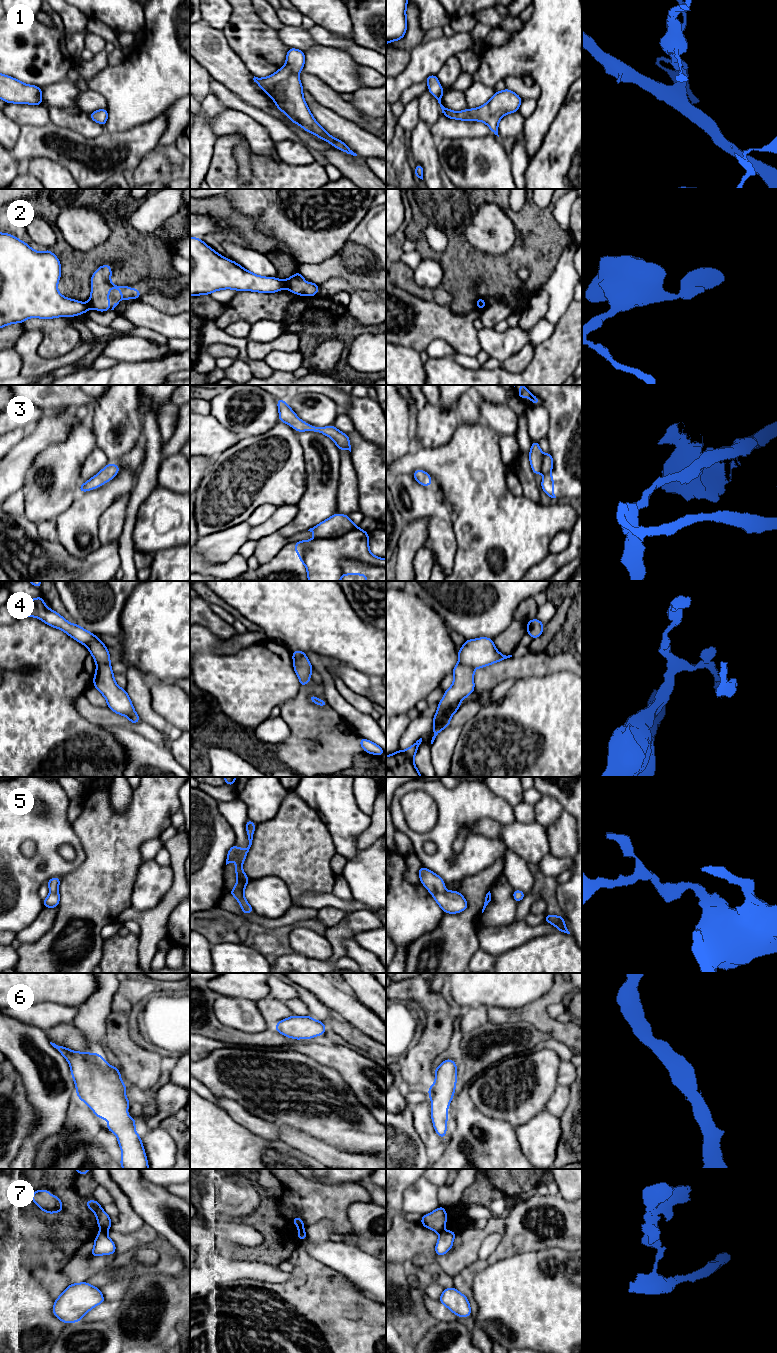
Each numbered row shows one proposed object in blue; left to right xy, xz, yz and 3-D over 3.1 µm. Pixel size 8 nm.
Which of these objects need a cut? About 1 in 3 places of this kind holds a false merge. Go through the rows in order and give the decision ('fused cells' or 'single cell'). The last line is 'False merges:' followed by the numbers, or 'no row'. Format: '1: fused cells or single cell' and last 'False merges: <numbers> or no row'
1: single cell
2: fused cells
3: single cell
4: fused cells
5: single cell
6: single cell
7: fused cells
False merges: 2, 4, 7

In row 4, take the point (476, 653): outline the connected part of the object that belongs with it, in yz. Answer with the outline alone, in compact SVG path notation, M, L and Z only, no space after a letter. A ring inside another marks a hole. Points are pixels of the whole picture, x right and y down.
M487 637L465 640L458 651L459 662L473 669L486 667L510 657L512 655L506 656L499 653L493 640Z

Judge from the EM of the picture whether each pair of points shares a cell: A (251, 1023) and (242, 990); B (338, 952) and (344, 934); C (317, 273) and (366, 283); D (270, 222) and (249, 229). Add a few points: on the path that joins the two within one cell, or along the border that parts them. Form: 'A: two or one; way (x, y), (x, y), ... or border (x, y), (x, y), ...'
A: two; border (221, 995), (249, 998), (255, 1002)
B: one; way (338, 948), (338, 940), (340, 938)
C: one; way (329, 271), (345, 271), (354, 277)
D: two; border (238, 211), (250, 215), (255, 220), (258, 231)

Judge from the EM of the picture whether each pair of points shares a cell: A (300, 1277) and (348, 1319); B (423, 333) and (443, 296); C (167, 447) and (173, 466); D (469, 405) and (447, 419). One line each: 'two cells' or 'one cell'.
A: one cell
B: two cells
C: two cells
D: two cells

